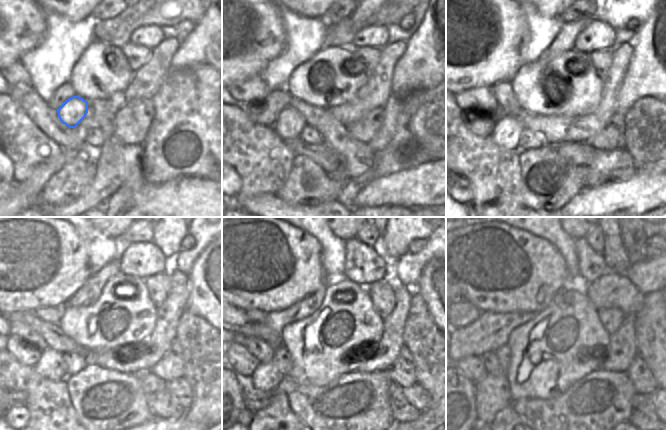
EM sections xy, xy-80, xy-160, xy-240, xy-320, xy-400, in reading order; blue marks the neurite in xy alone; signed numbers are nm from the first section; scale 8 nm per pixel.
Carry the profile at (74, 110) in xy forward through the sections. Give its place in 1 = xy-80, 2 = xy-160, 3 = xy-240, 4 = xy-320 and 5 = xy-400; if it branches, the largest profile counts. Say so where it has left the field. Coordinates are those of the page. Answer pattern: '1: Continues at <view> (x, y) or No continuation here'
1: Continues at xy-80 (290, 123)
2: Continues at xy-160 (506, 133)
3: Continues at xy-240 (51, 365)
4: Continues at xy-320 (266, 378)
5: Continues at xy-400 (493, 391).

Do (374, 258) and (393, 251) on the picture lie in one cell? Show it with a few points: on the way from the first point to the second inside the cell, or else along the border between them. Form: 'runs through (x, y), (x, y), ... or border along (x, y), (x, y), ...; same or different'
border along (379, 248), (390, 261); different

